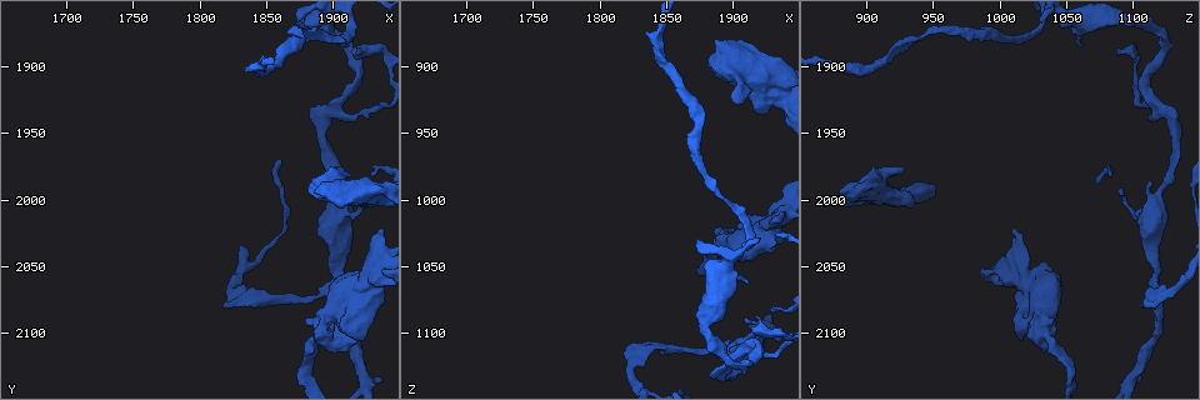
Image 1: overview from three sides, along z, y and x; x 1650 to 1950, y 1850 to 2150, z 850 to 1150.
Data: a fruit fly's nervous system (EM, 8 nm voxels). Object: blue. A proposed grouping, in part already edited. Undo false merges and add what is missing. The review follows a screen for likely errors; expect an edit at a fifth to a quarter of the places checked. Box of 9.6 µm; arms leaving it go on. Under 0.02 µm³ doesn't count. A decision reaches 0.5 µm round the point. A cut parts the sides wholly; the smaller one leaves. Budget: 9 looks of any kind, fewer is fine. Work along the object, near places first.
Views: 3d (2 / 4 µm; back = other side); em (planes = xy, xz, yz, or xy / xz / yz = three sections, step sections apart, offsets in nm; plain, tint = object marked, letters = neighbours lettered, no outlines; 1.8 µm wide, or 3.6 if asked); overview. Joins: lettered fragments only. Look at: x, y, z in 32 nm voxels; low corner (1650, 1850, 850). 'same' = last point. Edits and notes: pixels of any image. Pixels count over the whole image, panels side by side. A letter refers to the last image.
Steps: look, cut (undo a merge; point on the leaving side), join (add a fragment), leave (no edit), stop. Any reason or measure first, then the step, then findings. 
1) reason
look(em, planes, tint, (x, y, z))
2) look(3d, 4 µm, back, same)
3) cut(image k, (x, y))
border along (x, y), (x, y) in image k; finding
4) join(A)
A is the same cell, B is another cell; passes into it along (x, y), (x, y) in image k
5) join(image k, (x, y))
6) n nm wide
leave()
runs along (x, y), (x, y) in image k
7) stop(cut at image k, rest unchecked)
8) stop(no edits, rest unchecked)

free end
look(em, 3.6 µm, xy, step 4, tint, (1818, 2082, 1118))

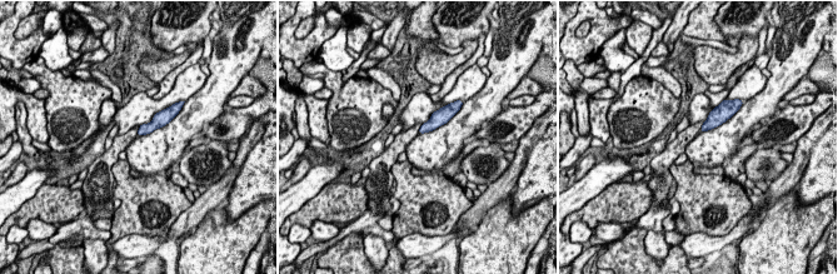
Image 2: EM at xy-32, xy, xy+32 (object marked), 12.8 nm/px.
another direction
look(em, 3.6 µm, planes, letters, same)

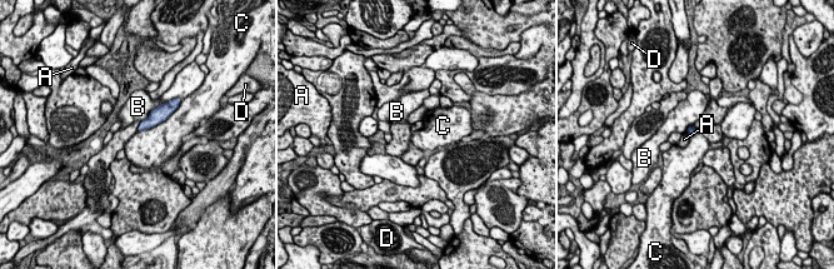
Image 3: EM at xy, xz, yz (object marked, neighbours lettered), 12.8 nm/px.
100 nm wide
leave()
A, B, C and D are other cells; border along (171, 113), (164, 120), (138, 131) in image 3; none of them fits

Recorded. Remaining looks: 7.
thick turns thin
look(3d, 4 µm, (1904, 2004, 1114))

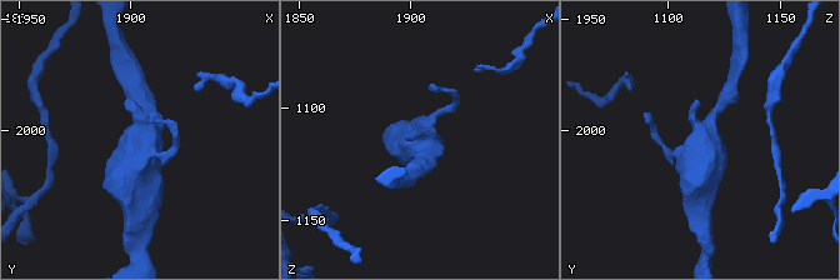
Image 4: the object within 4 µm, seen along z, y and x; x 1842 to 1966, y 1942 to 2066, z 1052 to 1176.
now the EM
look(em, 3.6 µm, yz, step 8, tint, (1903, 2003, 1117))

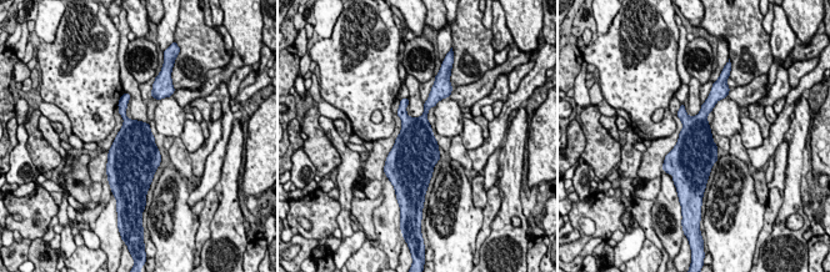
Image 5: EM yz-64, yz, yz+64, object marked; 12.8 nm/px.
cut it another way
look(em, 3.6 µm, planes, letters, same)

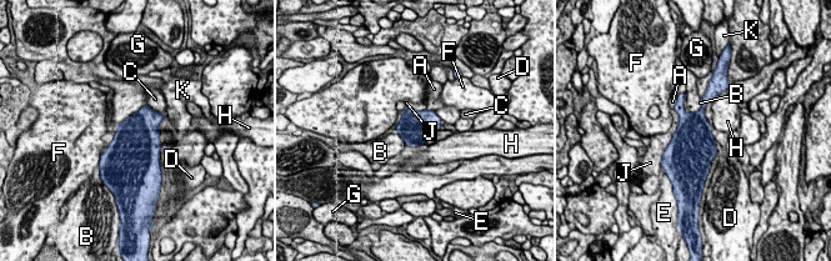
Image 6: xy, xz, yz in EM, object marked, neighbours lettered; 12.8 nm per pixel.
420 nm wide
leave()
A, B, C, D, E, F, G, H, J and K are other cells; border along (148, 105), (144, 105), (118, 125) in image 6; continuous, no second cell

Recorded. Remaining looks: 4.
sharp bend
look(em, 3.6 µm, planes, letters, (1890, 2100, 1034))

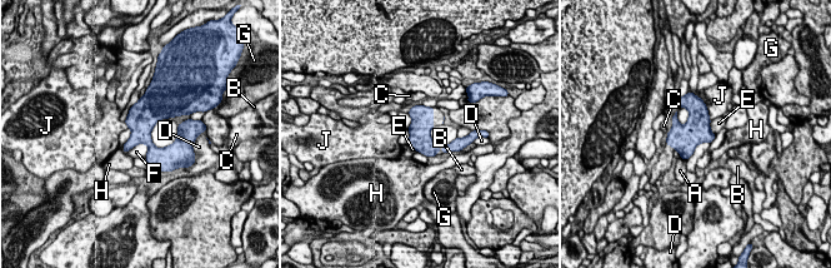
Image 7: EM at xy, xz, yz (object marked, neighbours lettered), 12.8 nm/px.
280 nm wide
leave()
A, B, C, D, E, F, G, H and J are other cells; border along (148, 145), (136, 144), (125, 153) in image 7; all the same cell

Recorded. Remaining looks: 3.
free end
look(em, planes, plain, (1902, 1976, 930))

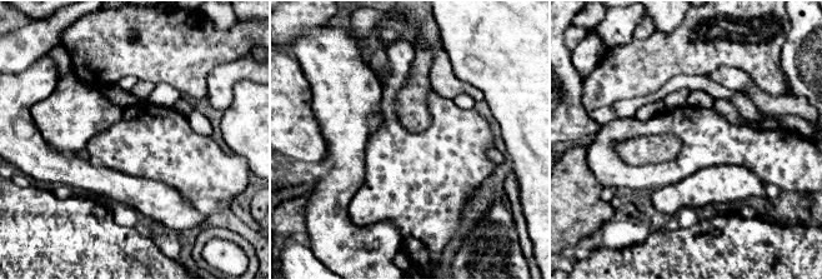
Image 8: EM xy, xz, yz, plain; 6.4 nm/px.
see the neighbours
look(em, planes, letters, same)

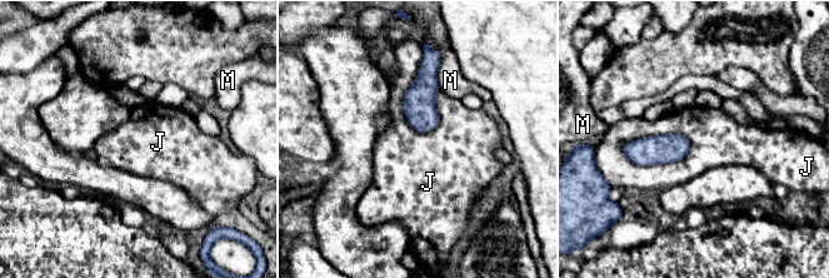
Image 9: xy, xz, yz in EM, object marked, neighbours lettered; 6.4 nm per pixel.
180 nm wide; J touches over 460 nm
leave()
J and M are other cells; no lettered fragment goes on from it

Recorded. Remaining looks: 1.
stop(no edits, rest unchecked)

